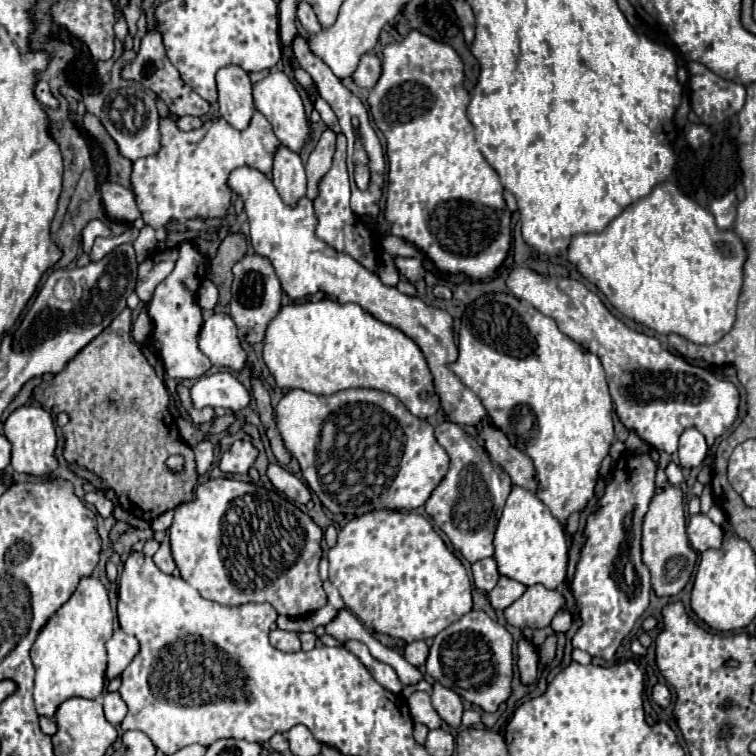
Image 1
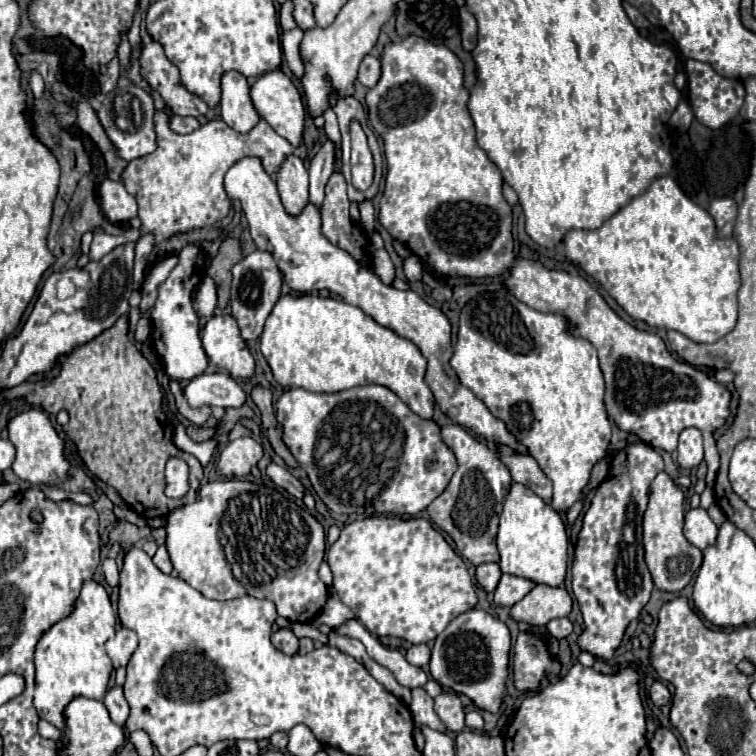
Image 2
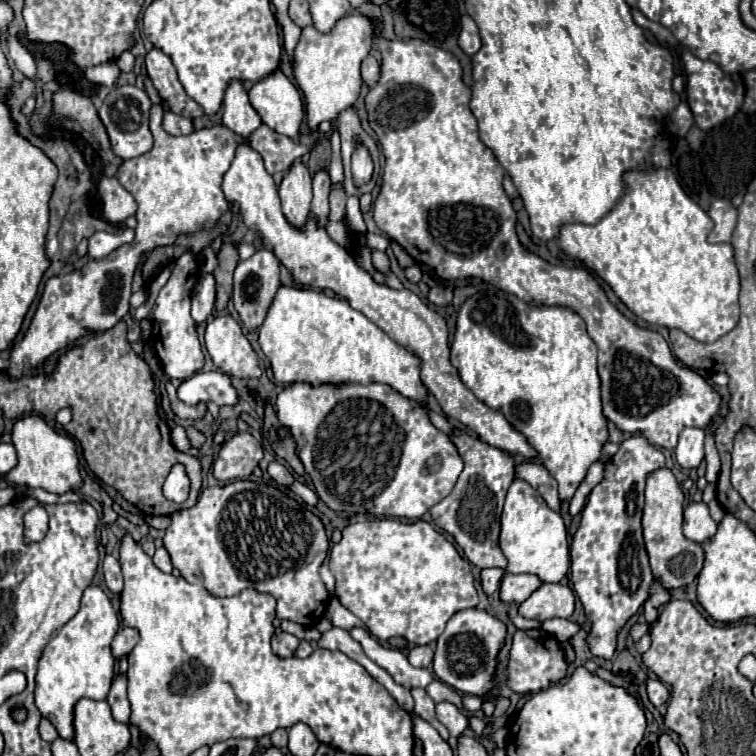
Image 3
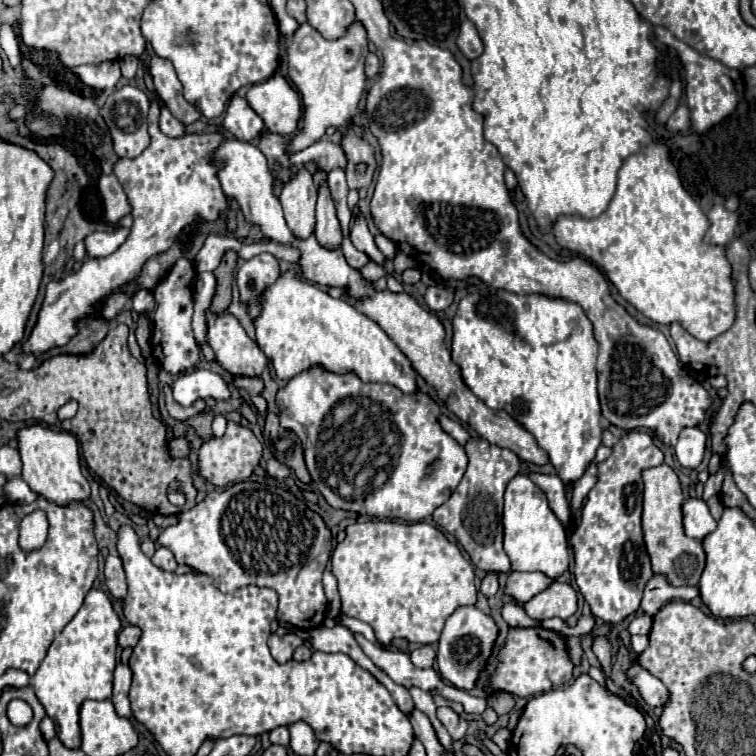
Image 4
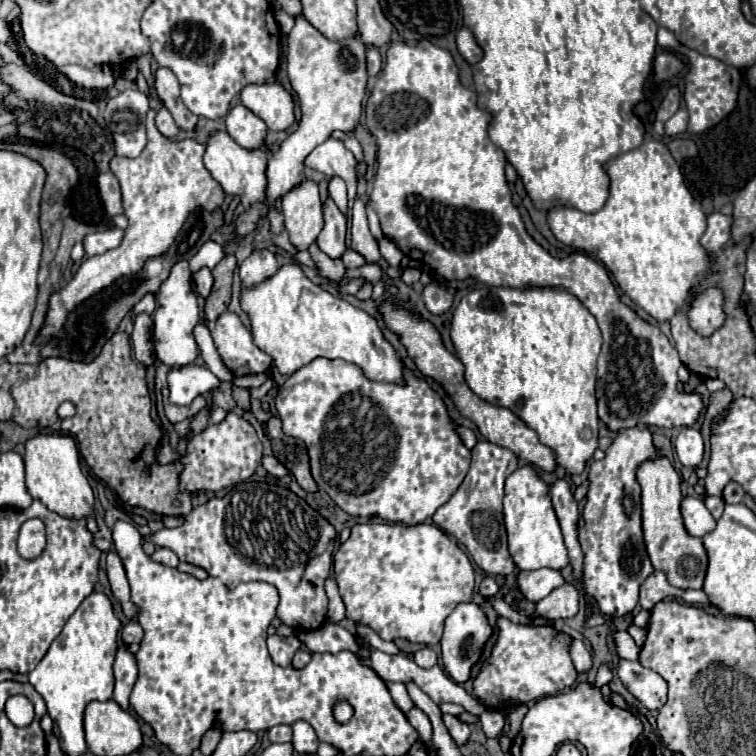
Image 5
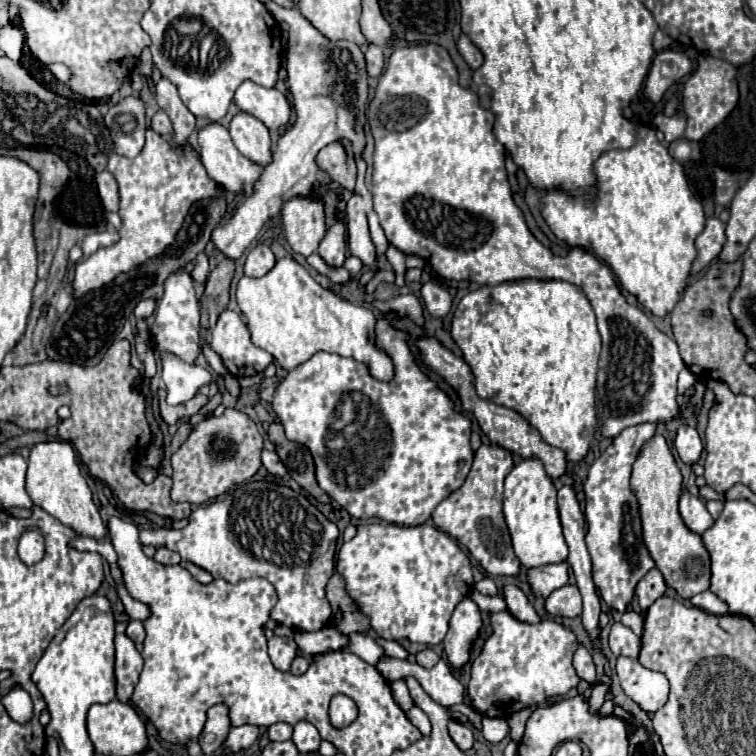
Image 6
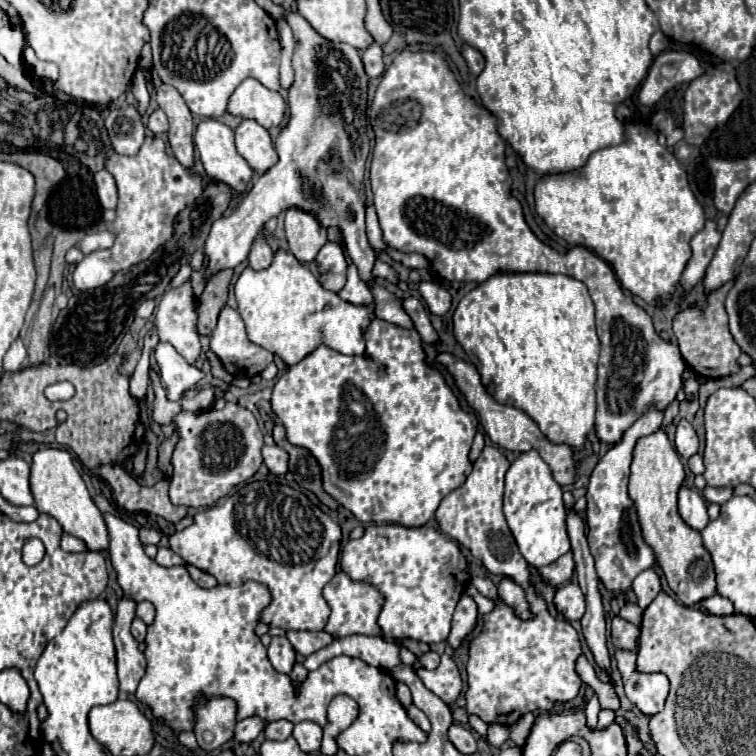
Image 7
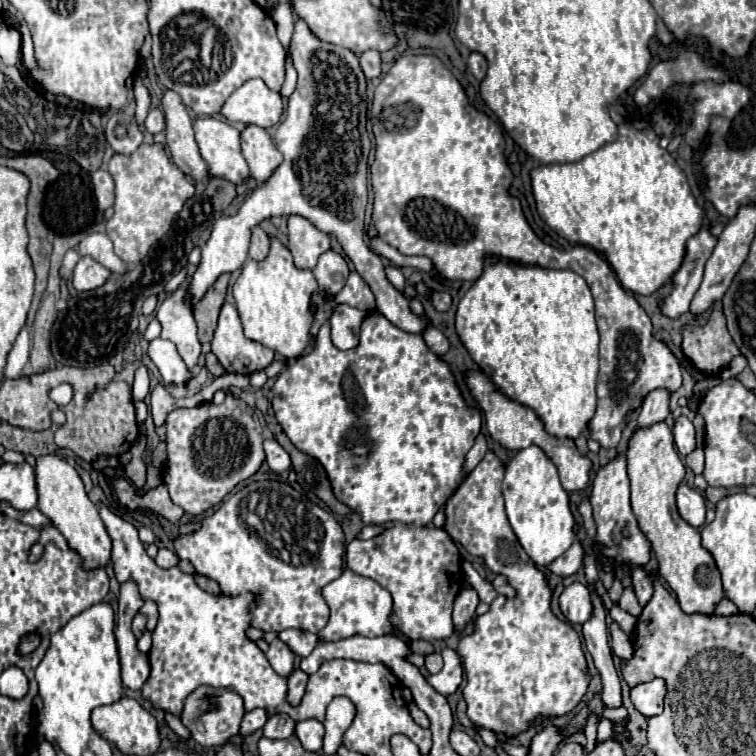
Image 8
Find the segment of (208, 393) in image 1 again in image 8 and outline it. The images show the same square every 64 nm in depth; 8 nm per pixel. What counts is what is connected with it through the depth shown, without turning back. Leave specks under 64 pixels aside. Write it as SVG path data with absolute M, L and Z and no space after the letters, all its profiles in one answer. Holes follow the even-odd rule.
M156 338L154 342L148 344L148 356L152 362L158 366L164 382L172 386L184 386L192 380L192 370L180 360L180 354L176 352L176 346L168 340Z

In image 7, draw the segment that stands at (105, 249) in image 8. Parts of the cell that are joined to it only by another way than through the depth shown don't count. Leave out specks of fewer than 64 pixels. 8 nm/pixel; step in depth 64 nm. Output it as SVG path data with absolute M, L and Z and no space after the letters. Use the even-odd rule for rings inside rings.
M104 230L104 232L86 234L78 246L80 246L80 250L82 250L84 254L90 254L90 252L100 250L100 248L110 248L112 244L114 244L112 232L110 232L110 230Z

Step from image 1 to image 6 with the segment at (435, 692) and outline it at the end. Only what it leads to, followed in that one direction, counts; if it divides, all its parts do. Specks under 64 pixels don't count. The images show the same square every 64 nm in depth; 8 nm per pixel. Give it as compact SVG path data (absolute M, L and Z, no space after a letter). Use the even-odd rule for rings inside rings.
M450 718L450 722L448 722L448 730L450 730L450 736L452 736L452 740L456 742L456 746L458 746L460 750L468 750L468 748L472 748L474 738L472 738L472 732L470 732L468 726L464 726L464 724L460 724L458 720Z

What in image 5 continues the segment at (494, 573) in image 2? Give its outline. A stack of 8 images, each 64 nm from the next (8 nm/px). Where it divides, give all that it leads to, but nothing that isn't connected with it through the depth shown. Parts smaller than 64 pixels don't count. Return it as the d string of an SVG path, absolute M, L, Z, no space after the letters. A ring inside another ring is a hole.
M486 576L486 578L480 582L480 594L482 594L484 598L492 598L496 592L498 592L496 580L494 580L492 576Z

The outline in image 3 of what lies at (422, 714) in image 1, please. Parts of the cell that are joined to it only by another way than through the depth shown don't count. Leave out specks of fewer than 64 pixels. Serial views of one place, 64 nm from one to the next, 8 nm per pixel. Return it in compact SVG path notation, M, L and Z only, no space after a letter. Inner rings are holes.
M412 688L412 698L414 698L414 714L416 716L420 716L422 720L428 720L438 732L440 732L440 736L444 738L444 740L448 740L448 730L446 730L446 726L442 726L440 722L438 722L438 718L436 718L436 714L434 714L434 700L426 694L426 690L424 688Z

